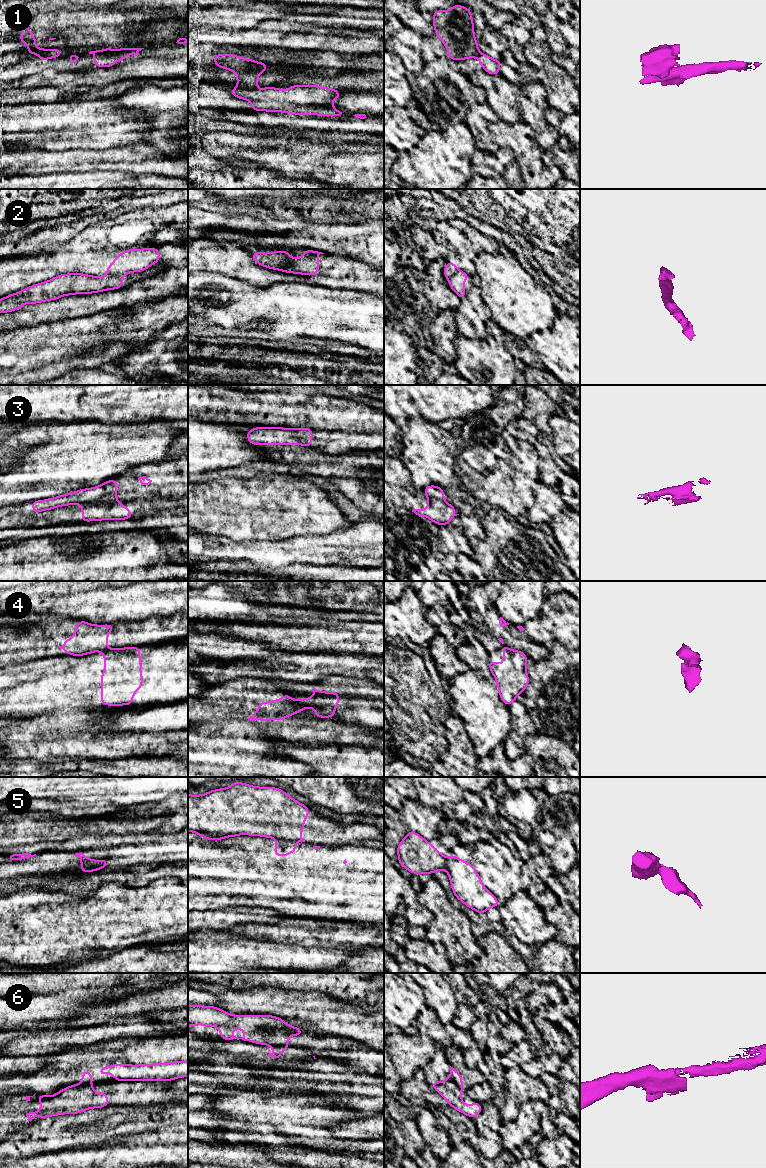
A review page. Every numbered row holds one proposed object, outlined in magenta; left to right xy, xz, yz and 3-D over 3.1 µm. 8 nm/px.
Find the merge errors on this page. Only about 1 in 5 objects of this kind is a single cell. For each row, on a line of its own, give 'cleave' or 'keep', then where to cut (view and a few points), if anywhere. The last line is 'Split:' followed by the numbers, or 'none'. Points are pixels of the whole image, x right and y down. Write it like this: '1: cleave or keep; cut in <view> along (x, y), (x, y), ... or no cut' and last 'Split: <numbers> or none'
1: cleave; cut in xz along (239, 86), (249, 89)
2: cleave; cut in xy along (108, 274), (122, 275)
3: cleave; cut in xy along (114, 493), (103, 495), (88, 502), (75, 503)
4: cleave; cut in xy along (108, 649), (101, 651)
5: cleave; cut in xz along (277, 838), (291, 841)
6: cleave; cut in xz along (287, 1044), (274, 1047)
Split: 1, 2, 3, 4, 5, 6

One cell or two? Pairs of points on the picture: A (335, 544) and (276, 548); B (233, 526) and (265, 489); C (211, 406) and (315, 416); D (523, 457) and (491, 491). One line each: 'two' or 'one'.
A: one
B: one
C: one
D: one

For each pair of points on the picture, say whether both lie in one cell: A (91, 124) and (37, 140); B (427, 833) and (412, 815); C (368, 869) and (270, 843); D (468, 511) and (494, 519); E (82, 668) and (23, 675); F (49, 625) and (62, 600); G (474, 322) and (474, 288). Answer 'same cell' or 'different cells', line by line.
A: same cell
B: same cell
C: same cell
D: different cells
E: same cell
F: different cells
G: same cell

